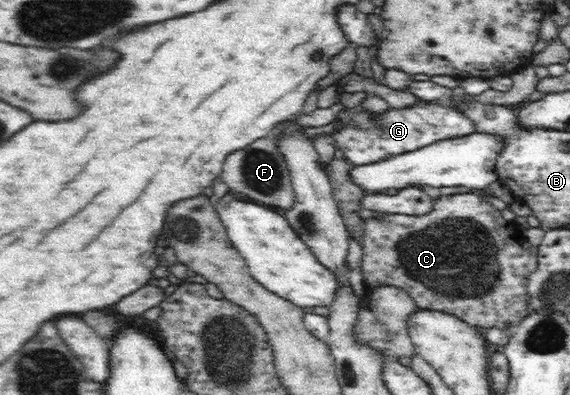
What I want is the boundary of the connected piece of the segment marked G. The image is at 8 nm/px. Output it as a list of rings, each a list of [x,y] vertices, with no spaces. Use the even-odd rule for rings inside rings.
[[[443,102],[390,108],[376,117],[370,116],[362,105],[358,105],[342,114],[342,122],[344,128],[336,138],[342,144],[346,160],[356,165],[378,163],[390,156],[429,147],[440,140],[458,139],[475,131],[475,123],[471,119],[453,105],[446,107]]]

